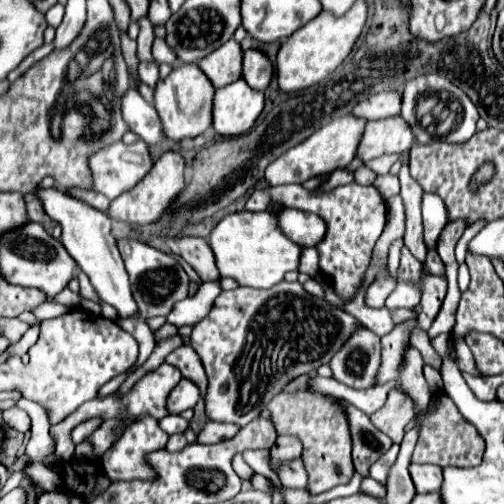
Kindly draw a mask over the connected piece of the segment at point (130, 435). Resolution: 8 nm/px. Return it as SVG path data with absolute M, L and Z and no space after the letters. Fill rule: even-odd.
M150 415L136 417L136 423L120 437L118 443L114 443L102 457L100 457L100 469L112 479L112 481L154 481L156 479L156 469L148 465L148 453L164 449L168 443L168 435L158 427L158 421Z

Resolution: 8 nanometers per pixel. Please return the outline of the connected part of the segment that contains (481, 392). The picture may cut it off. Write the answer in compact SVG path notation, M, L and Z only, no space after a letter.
M462 373L462 375L478 399L486 399L486 401L494 399L496 381L500 381L498 377L474 377L467 373Z

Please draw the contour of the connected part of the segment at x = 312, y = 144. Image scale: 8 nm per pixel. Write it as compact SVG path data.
M344 115L344 117L338 117L336 121L330 121L328 125L322 125L316 133L312 133L312 137L308 137L306 141L302 141L300 145L292 147L282 157L272 161L272 165L268 165L268 169L266 169L266 181L272 187L304 183L306 179L310 179L314 175L330 173L336 167L346 167L356 157L356 149L360 147L360 137L364 135L366 123L368 121L358 119L354 115Z

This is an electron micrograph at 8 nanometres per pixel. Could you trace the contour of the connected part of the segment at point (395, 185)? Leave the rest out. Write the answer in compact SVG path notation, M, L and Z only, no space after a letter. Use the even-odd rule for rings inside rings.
M396 175L376 177L374 187L378 189L378 193L380 193L385 200L392 197L392 195L396 195L396 193L400 191L400 183L398 183L398 177L396 177Z

